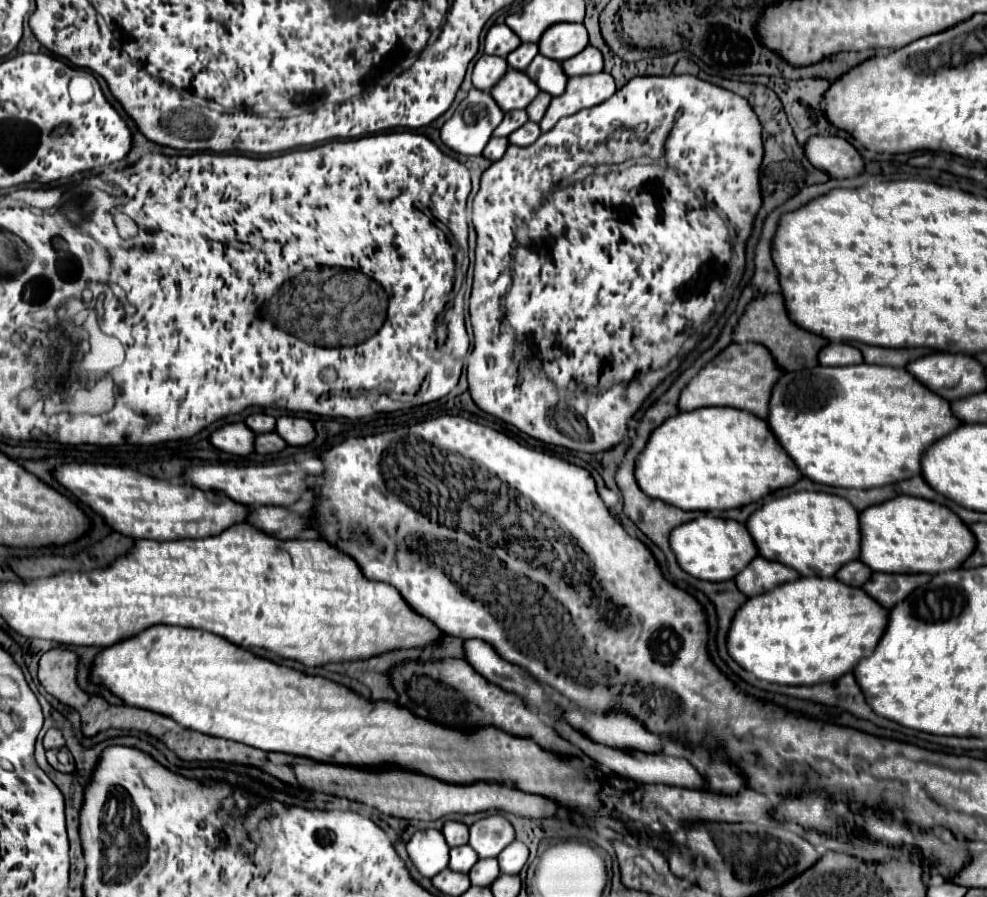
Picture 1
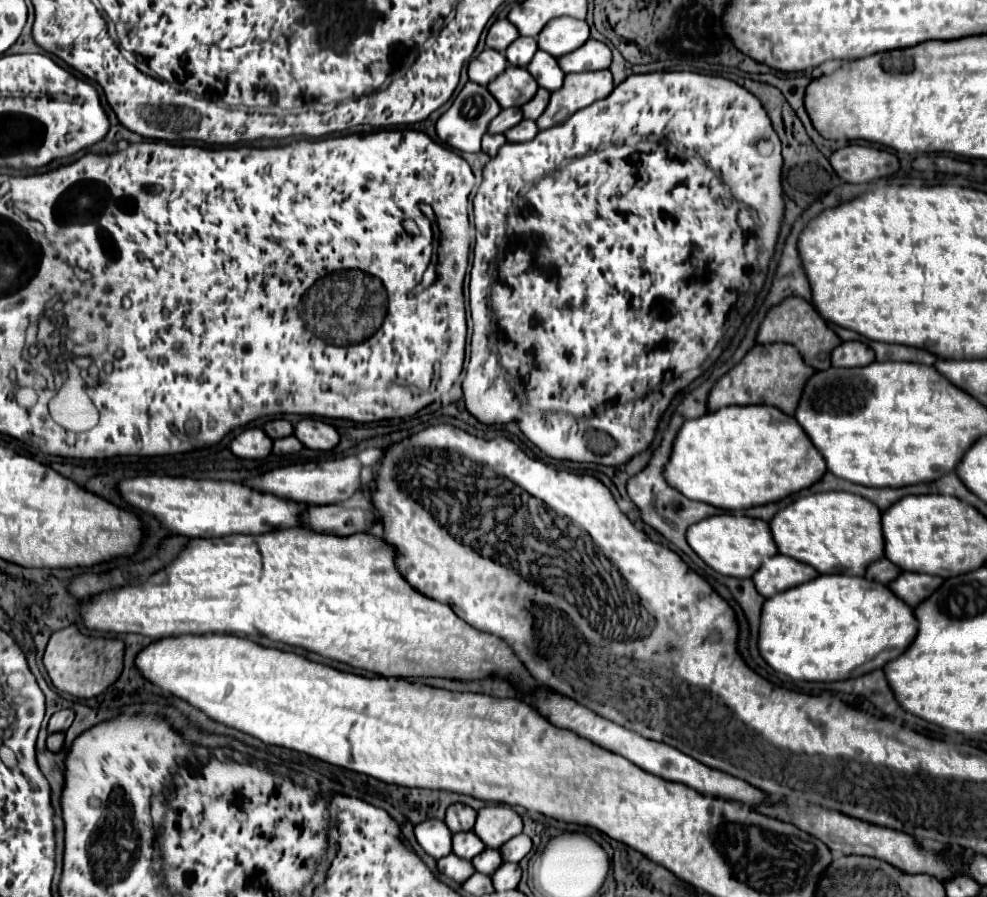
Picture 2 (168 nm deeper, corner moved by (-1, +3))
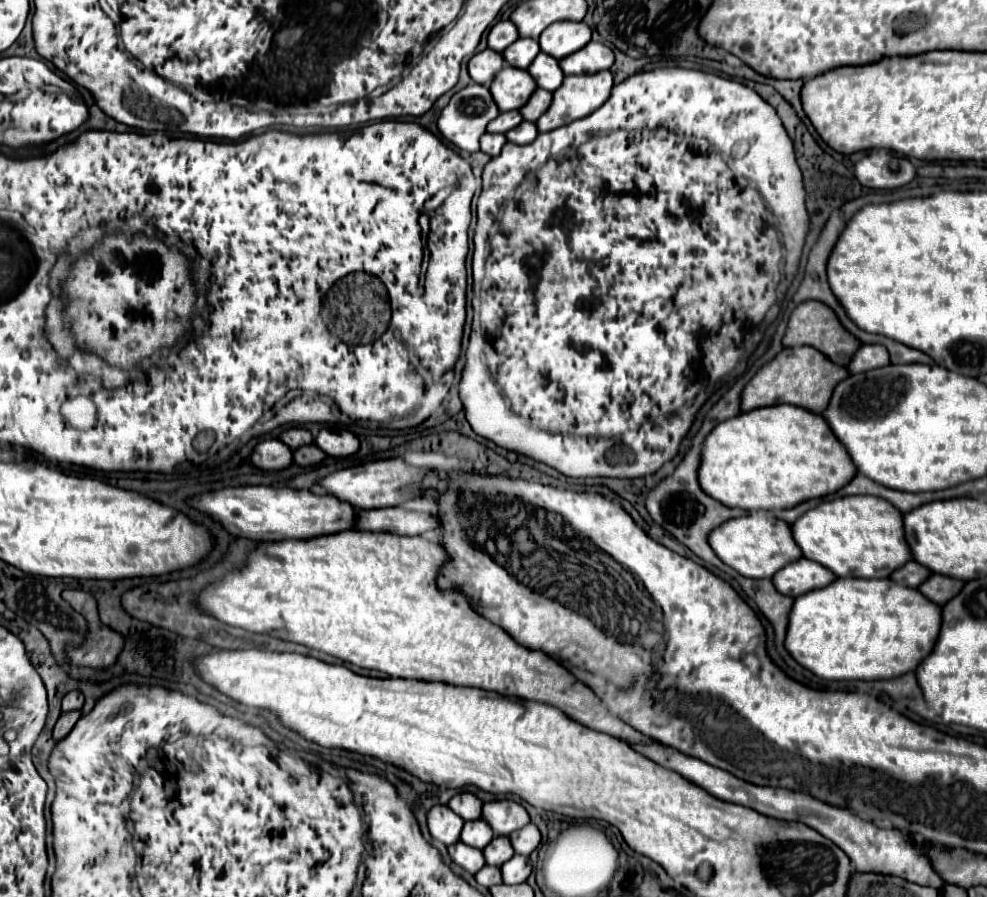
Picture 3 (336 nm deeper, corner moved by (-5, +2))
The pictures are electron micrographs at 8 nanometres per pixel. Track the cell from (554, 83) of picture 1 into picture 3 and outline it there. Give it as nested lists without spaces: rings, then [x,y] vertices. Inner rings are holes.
[[[540,52],[538,58],[534,58],[528,72],[536,80],[536,84],[548,92],[554,92],[556,88],[560,88],[560,84],[564,80],[564,72],[558,66],[558,60],[544,52]]]

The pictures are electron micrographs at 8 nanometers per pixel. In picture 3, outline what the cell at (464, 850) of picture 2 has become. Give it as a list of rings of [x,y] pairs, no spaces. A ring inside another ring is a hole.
[[[478,820],[478,822],[466,822],[460,834],[460,840],[472,848],[486,848],[490,844],[490,840],[494,838],[494,834],[490,834],[490,826],[486,826],[486,822]]]

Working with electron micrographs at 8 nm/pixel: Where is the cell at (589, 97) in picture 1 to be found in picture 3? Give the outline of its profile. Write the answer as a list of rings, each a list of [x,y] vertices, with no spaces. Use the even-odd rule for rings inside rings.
[[[608,70],[596,74],[566,76],[566,82],[562,82],[562,86],[554,92],[550,108],[542,118],[538,118],[538,130],[550,132],[566,122],[592,114],[610,98],[612,86],[612,72]]]

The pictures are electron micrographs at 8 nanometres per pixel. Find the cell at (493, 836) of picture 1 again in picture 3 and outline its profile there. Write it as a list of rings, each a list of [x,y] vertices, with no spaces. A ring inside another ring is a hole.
[[[494,800],[484,804],[482,818],[494,830],[494,836],[510,836],[530,824],[528,812],[514,800]]]

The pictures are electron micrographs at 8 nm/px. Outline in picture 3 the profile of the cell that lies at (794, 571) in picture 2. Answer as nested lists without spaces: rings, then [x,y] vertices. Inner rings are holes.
[[[798,558],[786,564],[782,570],[778,570],[772,576],[774,588],[780,594],[786,594],[792,598],[796,598],[798,594],[806,594],[806,590],[826,586],[826,582],[832,582],[832,580],[834,580],[834,574],[830,570],[806,558]]]

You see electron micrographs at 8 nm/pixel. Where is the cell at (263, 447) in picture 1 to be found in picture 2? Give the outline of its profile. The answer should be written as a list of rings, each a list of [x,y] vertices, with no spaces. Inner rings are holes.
[[[284,437],[284,439],[276,439],[274,441],[274,453],[276,455],[290,455],[290,453],[298,453],[302,451],[304,445],[296,439],[296,437]]]

